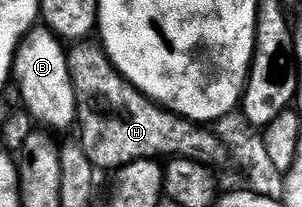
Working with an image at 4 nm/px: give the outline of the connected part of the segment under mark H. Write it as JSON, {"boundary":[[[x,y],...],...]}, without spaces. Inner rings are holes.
{"boundary":[[[77,42],[68,49],[70,76],[73,79],[77,92],[77,120],[79,121],[79,137],[84,146],[87,158],[97,170],[113,168],[120,170],[131,162],[140,160],[157,160],[164,158],[178,158],[194,160],[197,163],[218,166],[221,163],[227,148],[215,131],[191,120],[184,120],[176,116],[169,109],[153,103],[148,96],[144,96],[134,84],[130,84],[124,76],[118,73],[117,67],[109,61],[104,47],[100,43]]]}

